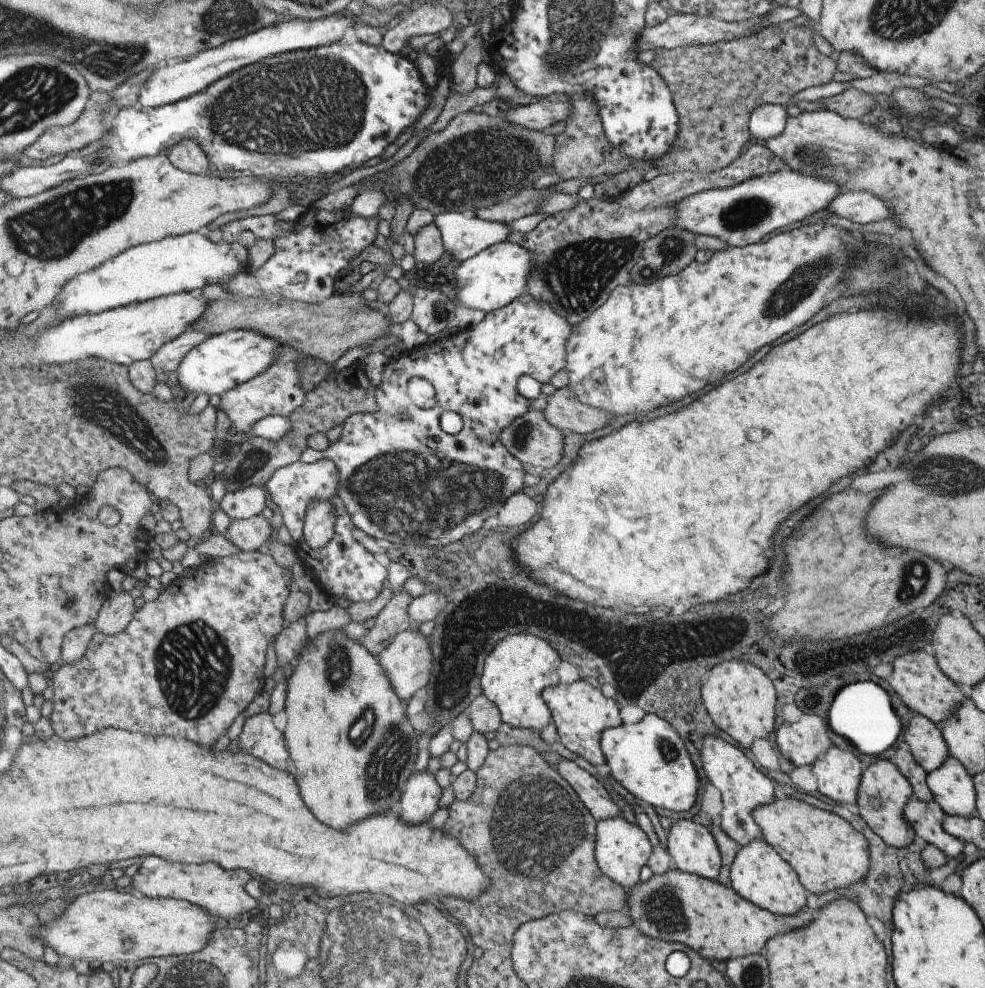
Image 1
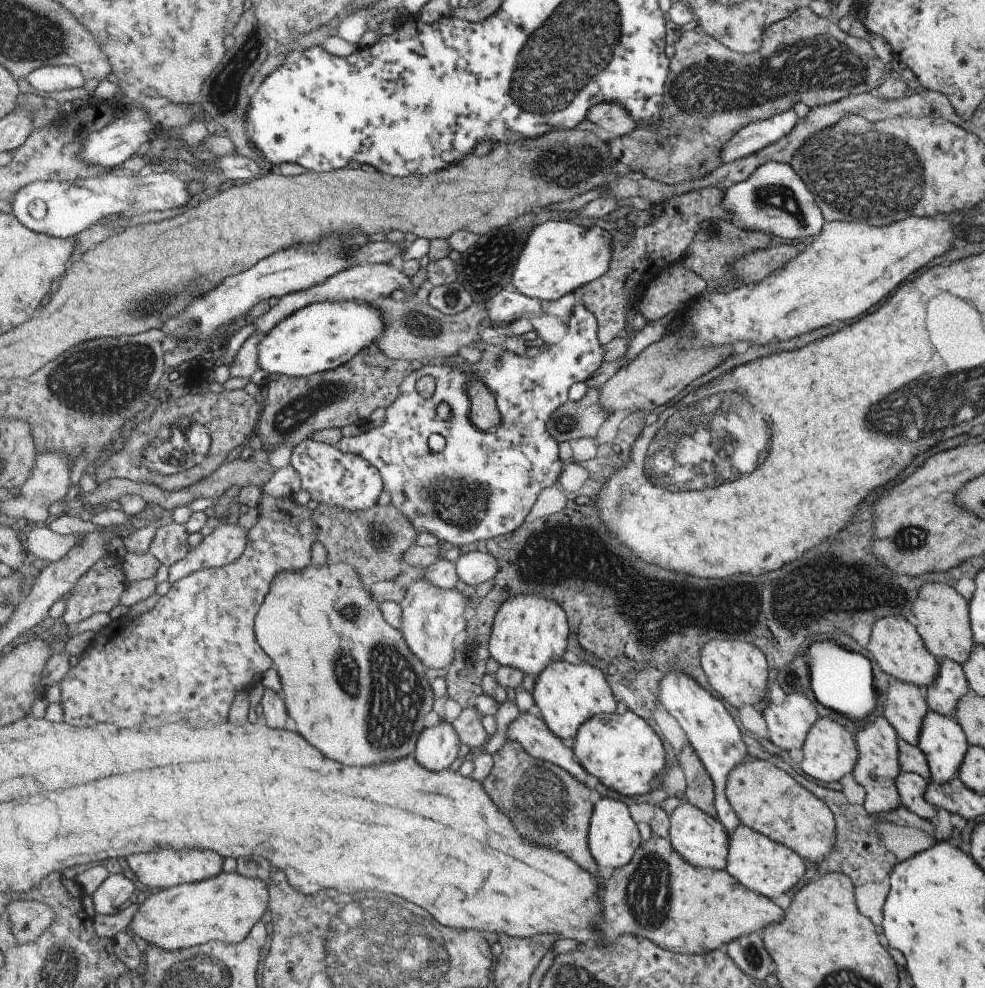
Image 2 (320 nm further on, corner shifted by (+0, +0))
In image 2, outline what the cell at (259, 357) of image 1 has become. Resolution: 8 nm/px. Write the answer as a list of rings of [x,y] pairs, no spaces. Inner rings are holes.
[[[325,301],[302,308],[270,330],[258,348],[260,377],[308,377],[328,371],[355,358],[386,333],[382,310],[374,303]]]

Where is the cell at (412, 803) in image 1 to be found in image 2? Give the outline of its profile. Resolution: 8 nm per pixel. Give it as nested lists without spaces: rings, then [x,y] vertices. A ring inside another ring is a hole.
[[[439,721],[437,725],[423,729],[416,744],[414,757],[430,771],[451,768],[458,759],[462,740],[452,722]]]

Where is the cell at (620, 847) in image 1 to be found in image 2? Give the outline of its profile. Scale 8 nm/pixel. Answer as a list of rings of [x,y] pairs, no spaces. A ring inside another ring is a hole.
[[[600,798],[591,814],[591,824],[588,825],[588,851],[597,866],[619,869],[631,860],[631,855],[639,844],[639,832],[635,821],[627,812],[627,806],[613,798]]]

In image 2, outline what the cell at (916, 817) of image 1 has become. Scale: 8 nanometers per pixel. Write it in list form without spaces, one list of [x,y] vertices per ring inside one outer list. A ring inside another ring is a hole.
[[[899,771],[894,783],[900,798],[900,804],[921,818],[933,820],[936,809],[923,798],[926,780],[915,773]]]

